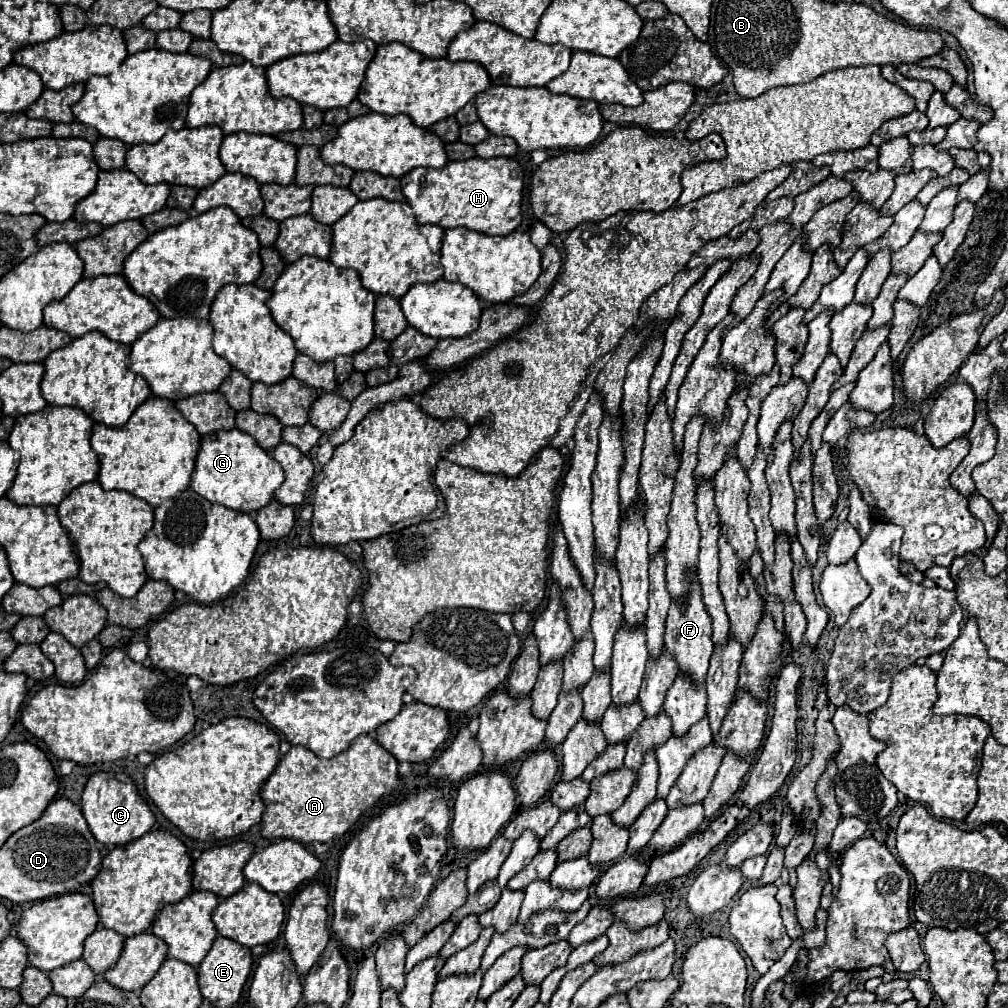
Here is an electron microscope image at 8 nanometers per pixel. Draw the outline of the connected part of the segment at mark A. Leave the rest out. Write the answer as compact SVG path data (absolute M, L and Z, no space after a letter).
M372 734L358 736L344 752L322 760L304 746L292 746L260 790L264 814L260 834L268 840L290 838L302 844L344 836L362 812L390 794L398 784L398 762Z

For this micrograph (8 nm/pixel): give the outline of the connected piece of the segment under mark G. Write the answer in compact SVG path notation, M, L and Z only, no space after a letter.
M232 428L220 430L218 434L202 436L190 482L190 488L194 488L196 494L200 494L202 498L218 502L236 512L254 514L256 510L266 506L266 502L270 502L270 498L274 496L282 482L284 482L282 468L278 466L278 462L274 462L274 458L266 450L262 450L254 442L254 438L250 438L250 434Z

